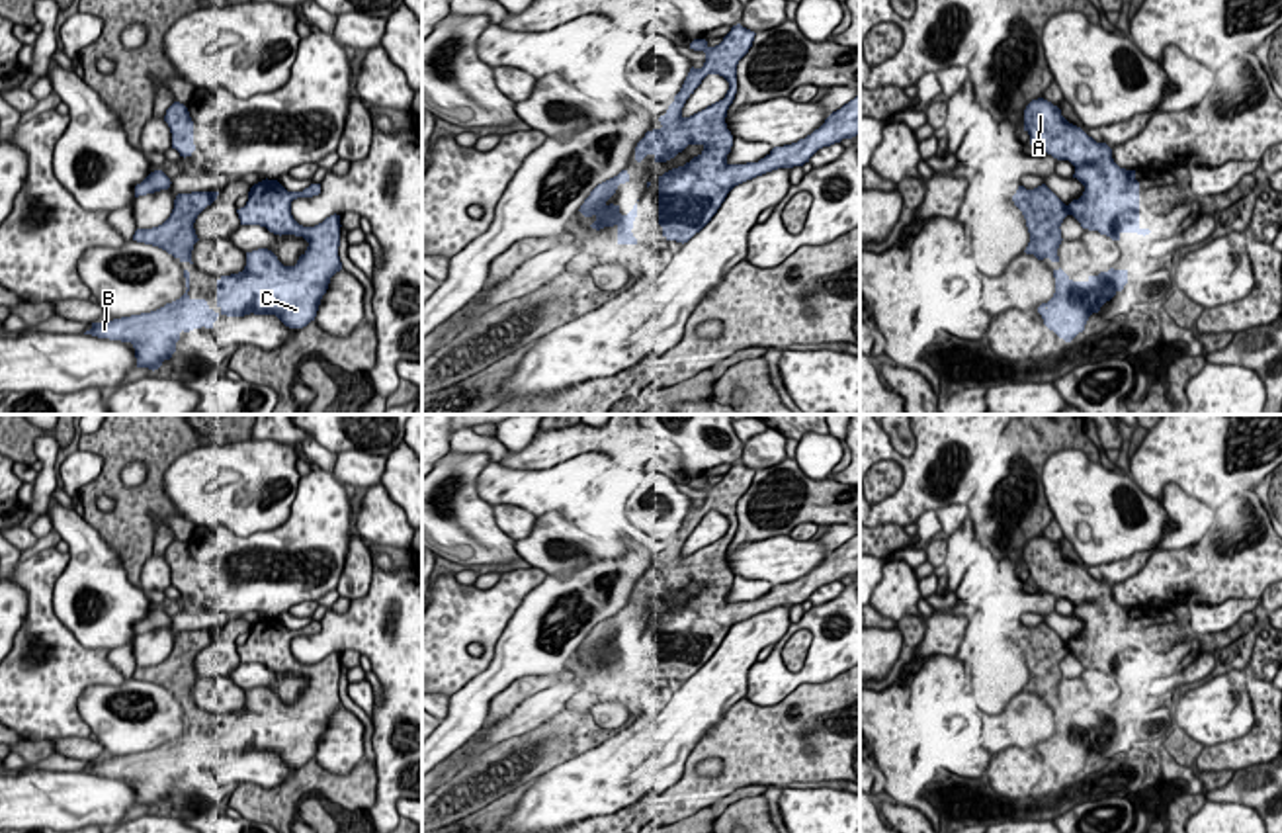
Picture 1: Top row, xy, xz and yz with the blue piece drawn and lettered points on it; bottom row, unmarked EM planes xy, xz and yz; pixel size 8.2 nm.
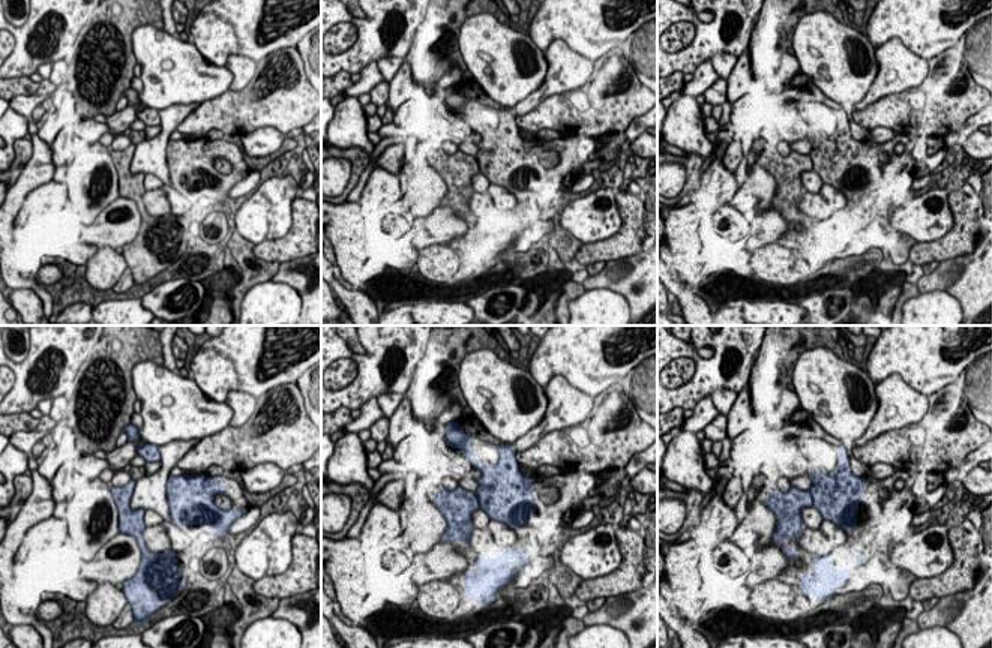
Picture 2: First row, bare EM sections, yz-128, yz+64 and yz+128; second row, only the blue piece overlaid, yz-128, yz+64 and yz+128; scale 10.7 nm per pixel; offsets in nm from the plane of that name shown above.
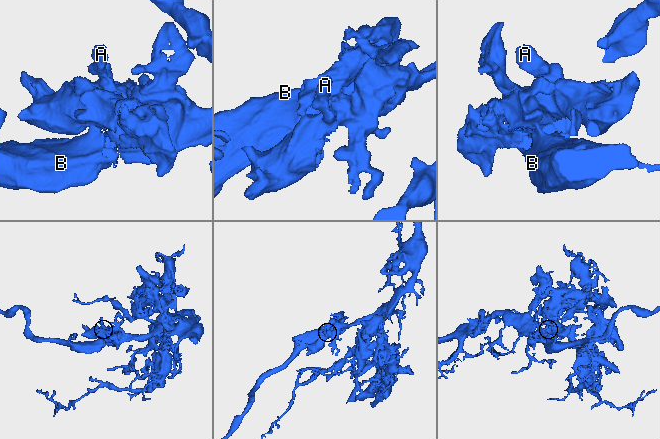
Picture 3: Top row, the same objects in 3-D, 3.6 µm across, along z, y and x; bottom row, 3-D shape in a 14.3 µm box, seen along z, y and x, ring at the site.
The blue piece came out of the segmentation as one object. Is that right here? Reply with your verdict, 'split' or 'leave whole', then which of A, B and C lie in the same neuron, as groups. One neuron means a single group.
leave whole; groups A B C

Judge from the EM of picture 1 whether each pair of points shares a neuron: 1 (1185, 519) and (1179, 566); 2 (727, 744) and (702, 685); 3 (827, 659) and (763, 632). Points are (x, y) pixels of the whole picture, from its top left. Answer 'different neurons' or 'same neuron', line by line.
1: different neurons
2: different neurons
3: different neurons

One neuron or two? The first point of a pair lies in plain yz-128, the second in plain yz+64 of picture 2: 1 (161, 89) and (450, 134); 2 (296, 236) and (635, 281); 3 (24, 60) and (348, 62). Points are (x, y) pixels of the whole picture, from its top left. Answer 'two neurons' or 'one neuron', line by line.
1: two neurons
2: two neurons
3: one neuron

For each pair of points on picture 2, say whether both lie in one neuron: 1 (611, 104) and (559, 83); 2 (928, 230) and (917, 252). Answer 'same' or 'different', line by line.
1: different
2: different

